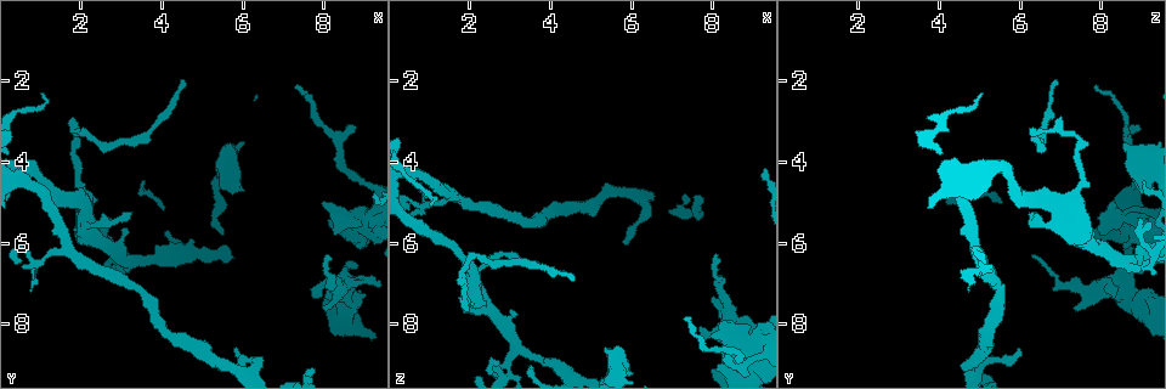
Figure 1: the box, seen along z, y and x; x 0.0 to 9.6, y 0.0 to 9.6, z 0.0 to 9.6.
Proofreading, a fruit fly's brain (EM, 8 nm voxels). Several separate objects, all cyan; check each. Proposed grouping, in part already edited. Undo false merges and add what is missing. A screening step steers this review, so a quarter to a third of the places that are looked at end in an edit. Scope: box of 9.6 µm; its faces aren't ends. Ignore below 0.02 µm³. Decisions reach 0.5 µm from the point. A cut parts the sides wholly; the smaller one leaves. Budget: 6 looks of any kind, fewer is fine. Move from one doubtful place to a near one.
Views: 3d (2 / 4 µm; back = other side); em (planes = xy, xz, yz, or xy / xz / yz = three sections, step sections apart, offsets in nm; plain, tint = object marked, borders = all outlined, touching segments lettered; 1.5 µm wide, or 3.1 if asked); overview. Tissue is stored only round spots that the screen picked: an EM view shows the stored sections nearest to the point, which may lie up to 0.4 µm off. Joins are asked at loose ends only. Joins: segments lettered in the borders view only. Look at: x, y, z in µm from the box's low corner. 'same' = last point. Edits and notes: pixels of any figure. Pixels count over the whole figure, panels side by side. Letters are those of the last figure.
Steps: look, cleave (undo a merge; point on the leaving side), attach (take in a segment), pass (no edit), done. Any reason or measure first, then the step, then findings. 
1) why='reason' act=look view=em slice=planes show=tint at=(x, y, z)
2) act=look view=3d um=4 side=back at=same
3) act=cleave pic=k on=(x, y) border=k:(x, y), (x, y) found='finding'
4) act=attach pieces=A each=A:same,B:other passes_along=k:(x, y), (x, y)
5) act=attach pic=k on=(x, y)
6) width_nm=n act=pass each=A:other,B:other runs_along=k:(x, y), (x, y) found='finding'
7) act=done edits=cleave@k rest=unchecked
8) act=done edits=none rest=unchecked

why='an open end' act=look view=em slice=planes show=plain at=(7.75, 7.40, 8.30)

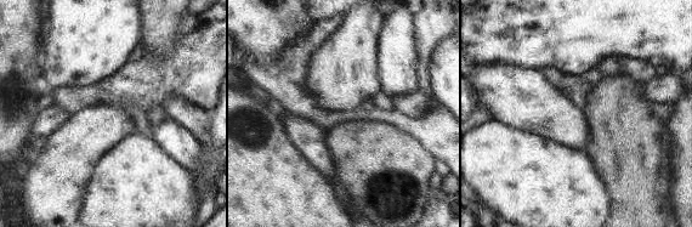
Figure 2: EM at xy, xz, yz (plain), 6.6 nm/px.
act=look view=em slice=planes show=borders at=same

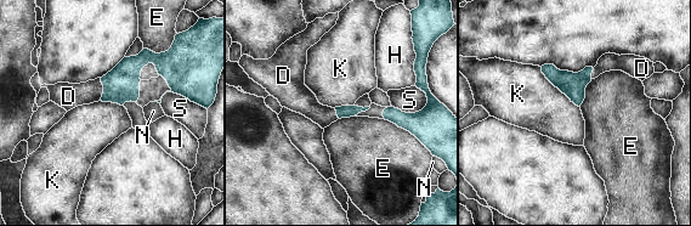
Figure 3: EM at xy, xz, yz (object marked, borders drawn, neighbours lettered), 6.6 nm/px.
act=attach pieces=D each=D:same,E:other,H:other,K:other,N:other,S:other passes_along=3:(122, 84), (103, 89), (68, 96) found='the neuron continues'

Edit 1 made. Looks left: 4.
why='see it whole again' act=look view=overview

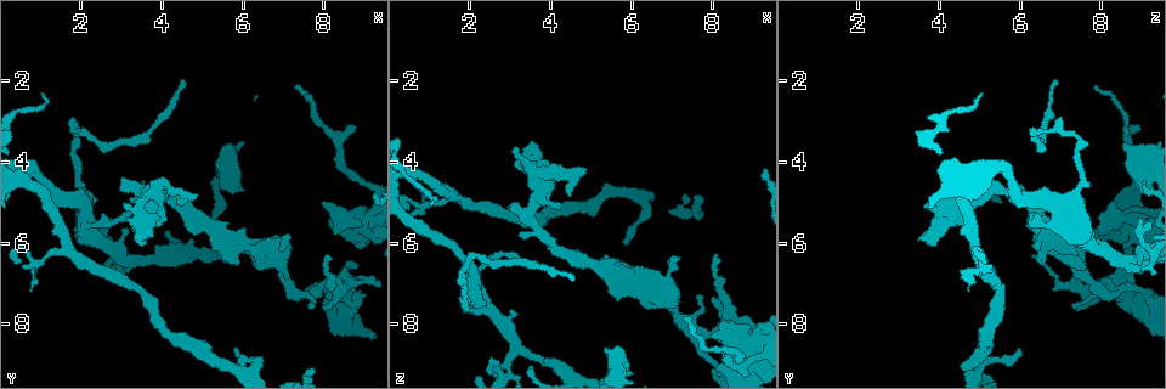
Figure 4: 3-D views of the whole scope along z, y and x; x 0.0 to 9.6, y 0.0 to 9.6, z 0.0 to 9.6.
act=look view=em slice=planes show=borders at=(3.00, 4.35, 5.20)

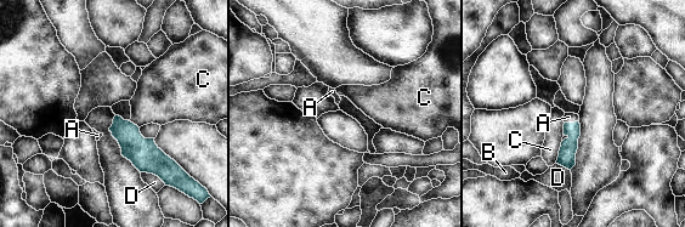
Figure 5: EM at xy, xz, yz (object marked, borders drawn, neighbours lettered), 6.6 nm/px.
longest_contact=C:160nm act=attach pieces=A each=A:same,B:other,C:other,D:other found='it goes on there'

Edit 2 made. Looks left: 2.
why='redraw' act=look view=overview

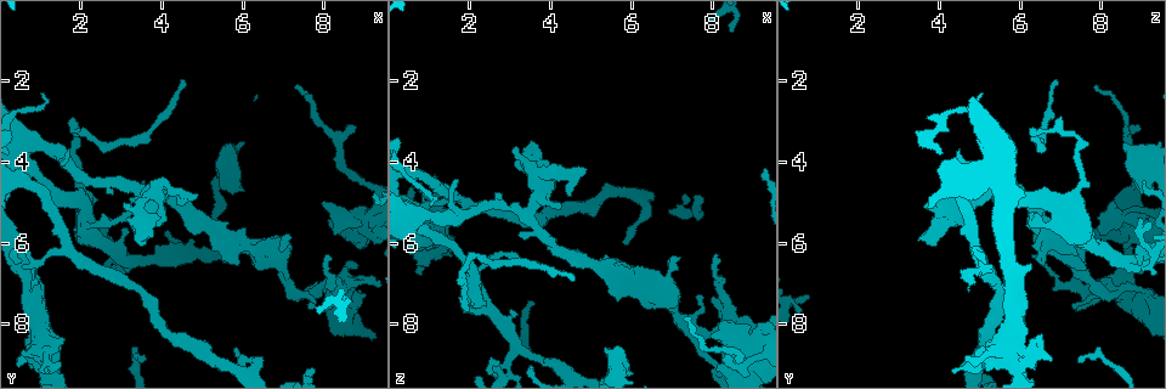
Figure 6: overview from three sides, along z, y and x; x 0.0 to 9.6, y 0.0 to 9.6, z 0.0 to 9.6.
why='sharp bend' act=look view=em slice=planes show=borders at=(2.10, 3.25, 6.30)

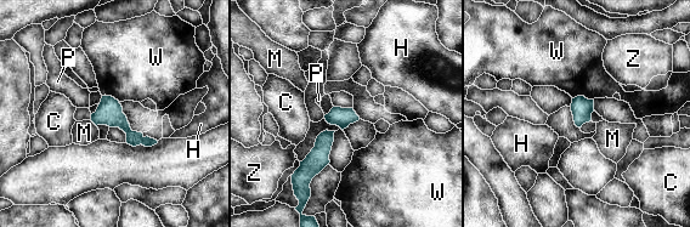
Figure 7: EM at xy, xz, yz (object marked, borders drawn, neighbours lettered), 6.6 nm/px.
act=pass each=C:other,H:other,M:other,P:other,W:other,Z:other found='all the same neuron'

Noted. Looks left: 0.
act=done edits=attach@3,attach@5 rest=unchecked

